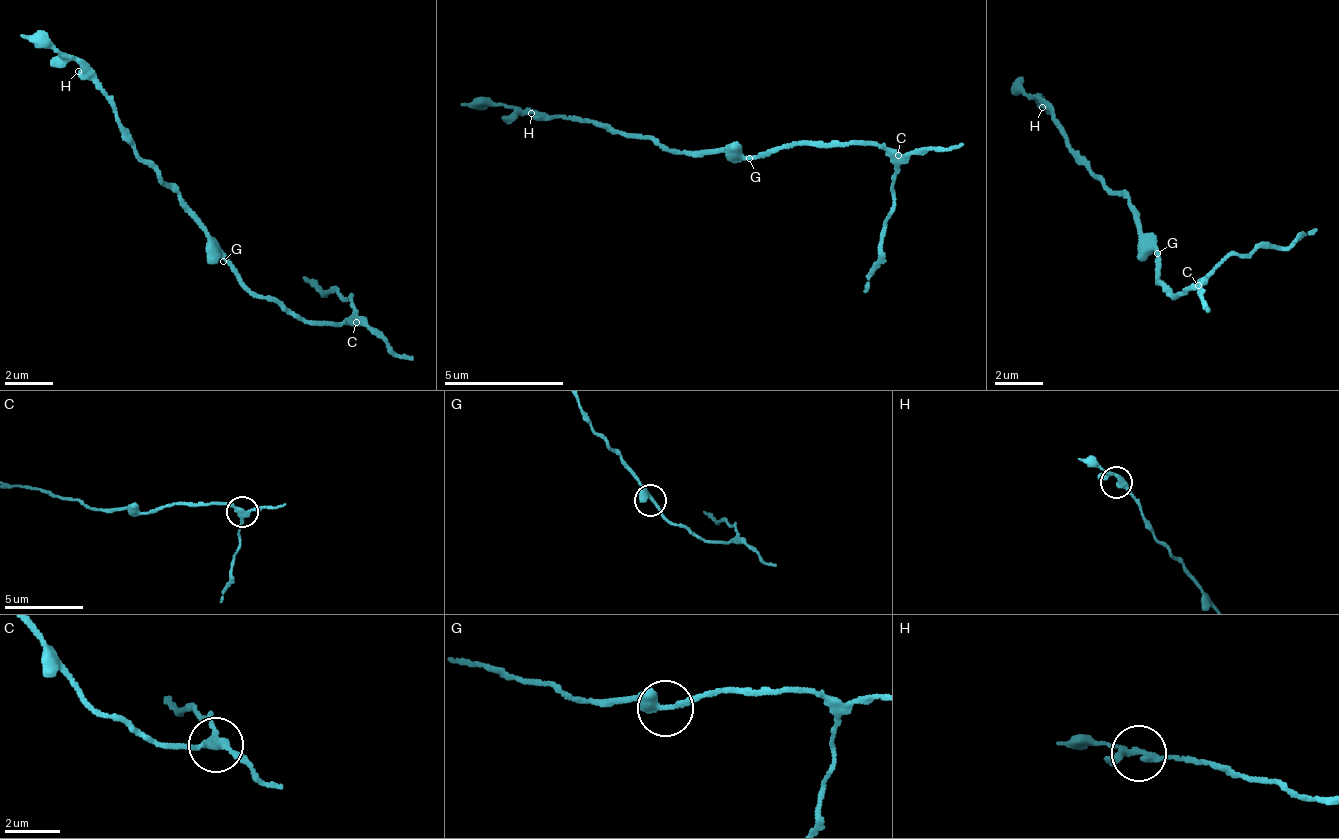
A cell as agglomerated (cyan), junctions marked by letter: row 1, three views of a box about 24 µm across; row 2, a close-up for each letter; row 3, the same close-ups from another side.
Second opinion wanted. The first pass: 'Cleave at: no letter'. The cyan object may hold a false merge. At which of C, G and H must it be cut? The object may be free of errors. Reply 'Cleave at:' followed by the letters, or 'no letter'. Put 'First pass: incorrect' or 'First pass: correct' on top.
First pass: incorrect
Cleave at: C

